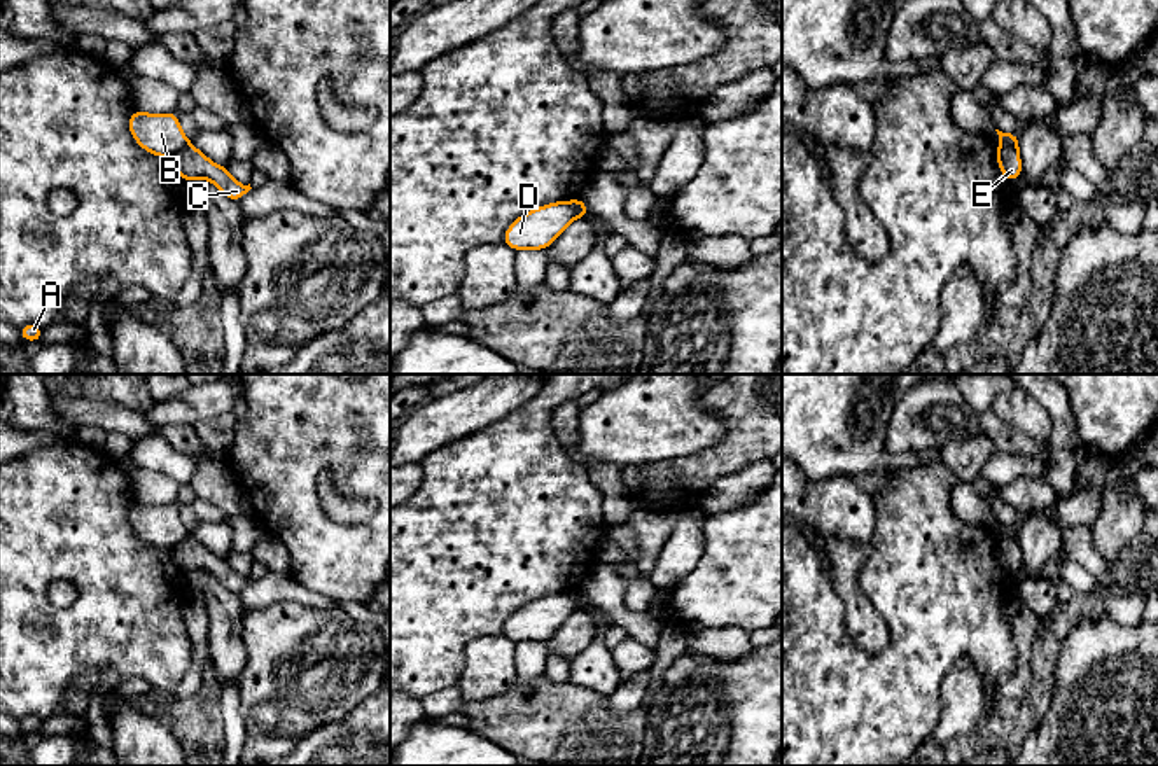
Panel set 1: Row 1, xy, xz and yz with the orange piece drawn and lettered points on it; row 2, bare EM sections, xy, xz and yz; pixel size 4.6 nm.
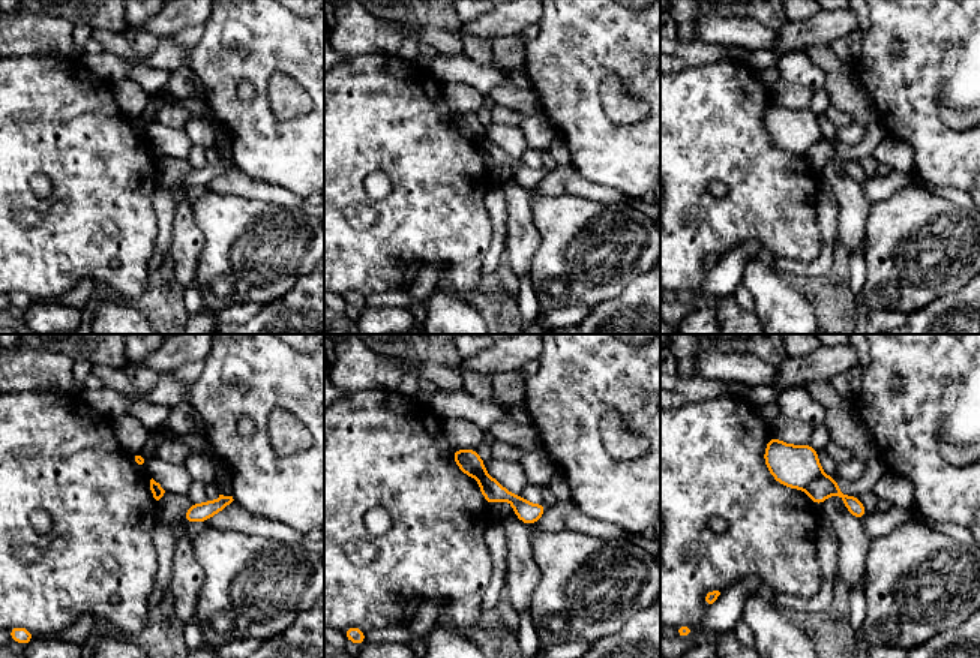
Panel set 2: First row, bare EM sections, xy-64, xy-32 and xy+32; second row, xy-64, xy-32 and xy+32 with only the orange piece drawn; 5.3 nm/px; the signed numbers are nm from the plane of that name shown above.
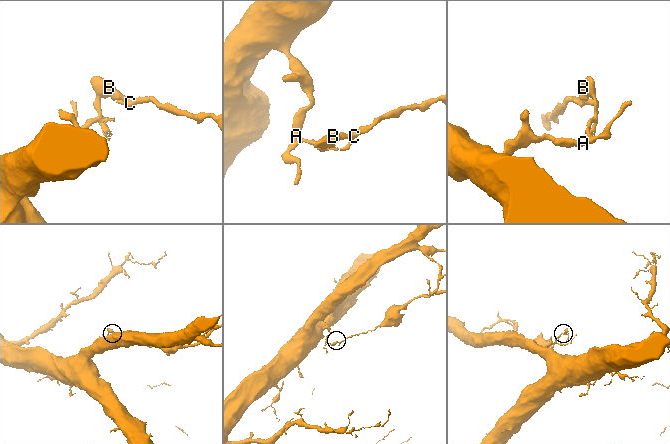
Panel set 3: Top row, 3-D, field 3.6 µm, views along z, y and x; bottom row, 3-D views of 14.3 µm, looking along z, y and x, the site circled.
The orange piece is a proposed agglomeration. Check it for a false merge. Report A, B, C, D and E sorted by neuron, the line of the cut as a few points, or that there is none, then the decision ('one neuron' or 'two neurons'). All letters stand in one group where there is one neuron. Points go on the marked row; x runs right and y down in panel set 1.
A B D / C E | yz (999, 144), (1017, 149) | two neurons

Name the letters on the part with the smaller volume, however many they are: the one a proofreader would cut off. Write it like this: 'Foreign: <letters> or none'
Foreign: C, E

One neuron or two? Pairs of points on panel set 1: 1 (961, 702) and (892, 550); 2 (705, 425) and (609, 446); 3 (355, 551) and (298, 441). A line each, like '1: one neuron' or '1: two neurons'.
1: two neurons
2: one neuron
3: one neuron

